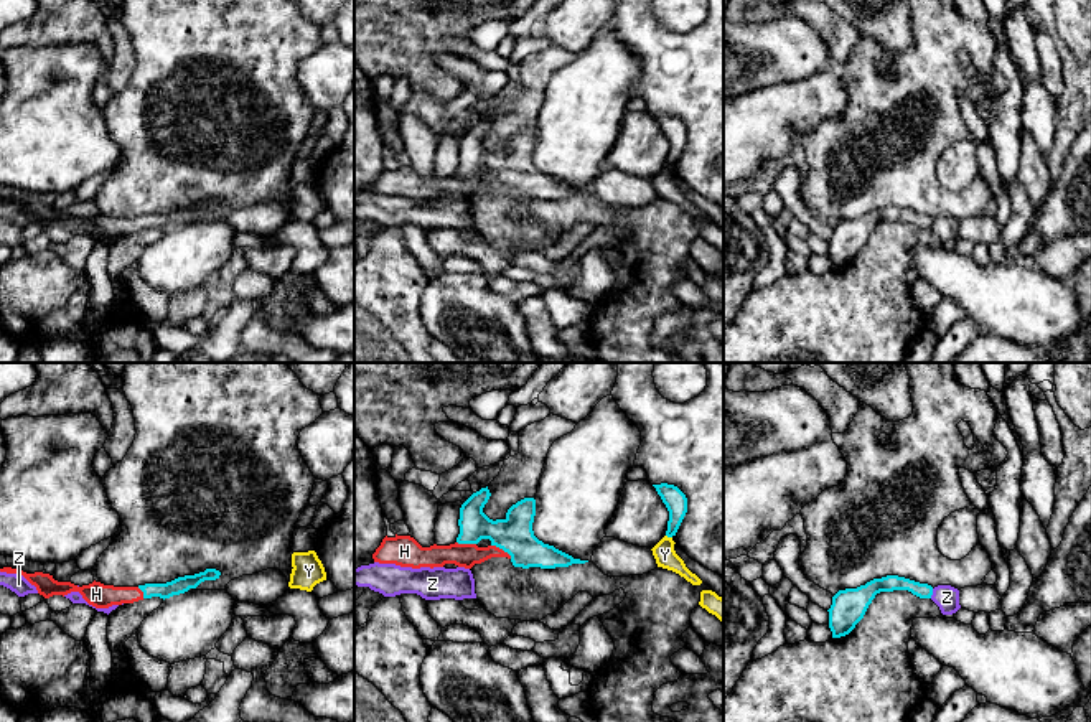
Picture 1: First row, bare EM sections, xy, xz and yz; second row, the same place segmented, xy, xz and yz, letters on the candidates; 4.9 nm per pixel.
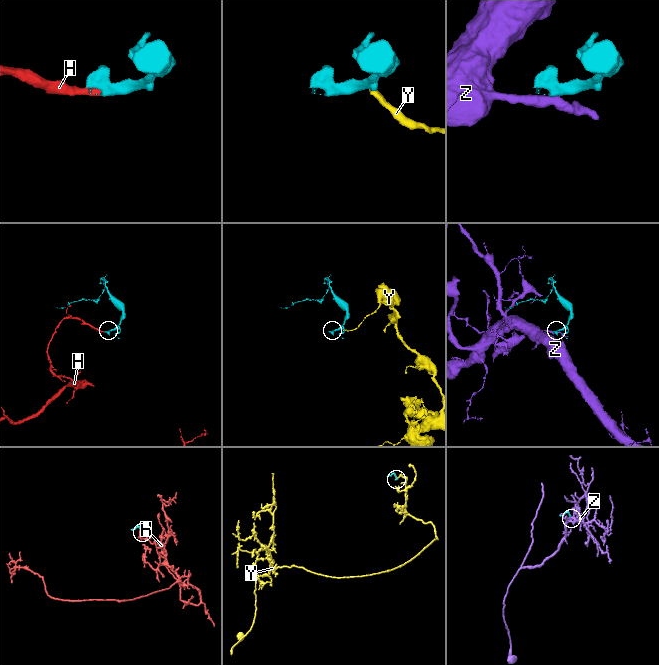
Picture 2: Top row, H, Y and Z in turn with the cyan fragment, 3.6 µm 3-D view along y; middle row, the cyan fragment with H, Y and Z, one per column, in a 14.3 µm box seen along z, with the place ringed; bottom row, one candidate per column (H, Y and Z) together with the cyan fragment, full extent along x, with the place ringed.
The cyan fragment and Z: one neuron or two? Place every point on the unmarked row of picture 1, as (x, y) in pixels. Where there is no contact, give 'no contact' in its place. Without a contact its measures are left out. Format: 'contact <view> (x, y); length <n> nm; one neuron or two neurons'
contact yz (931, 225); length 50 nm; two neurons

